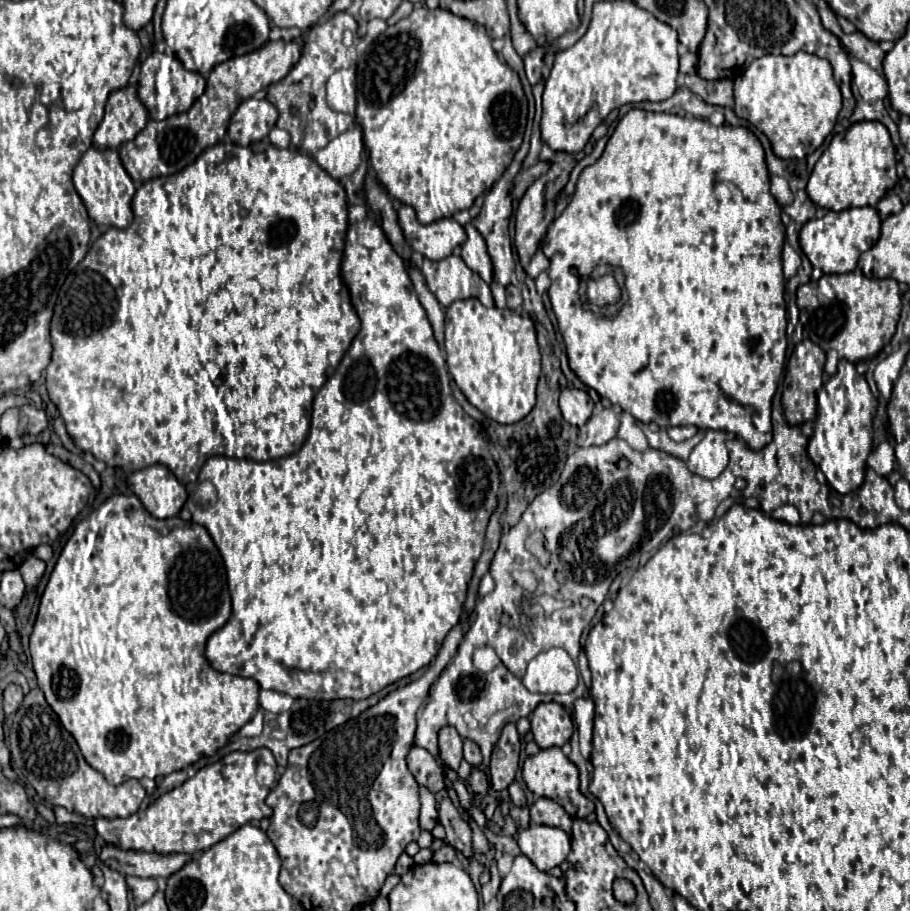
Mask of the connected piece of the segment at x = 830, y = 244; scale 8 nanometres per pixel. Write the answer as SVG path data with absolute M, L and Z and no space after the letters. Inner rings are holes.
M864 206L864 208L846 208L842 212L826 212L822 218L814 218L814 220L808 220L802 230L800 230L800 246L802 246L802 252L806 254L806 258L812 262L814 268L820 268L824 274L844 274L844 272L852 272L858 264L858 258L862 252L870 250L878 236L880 236L880 214L876 208L870 208L870 206Z

